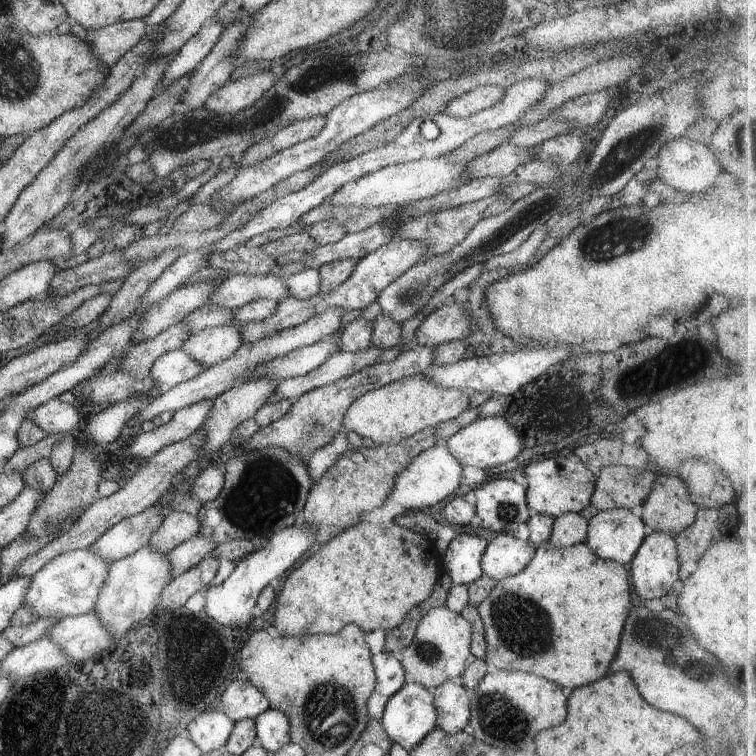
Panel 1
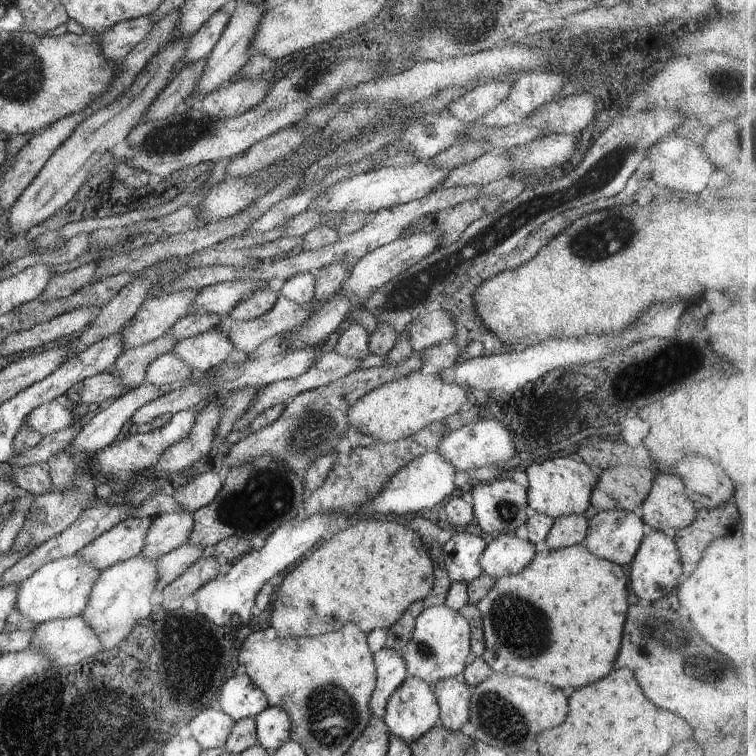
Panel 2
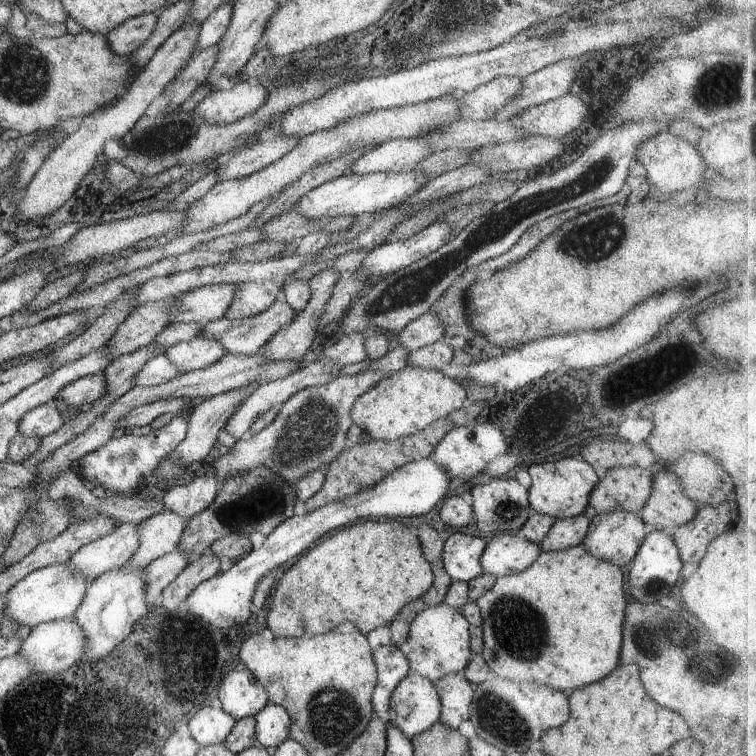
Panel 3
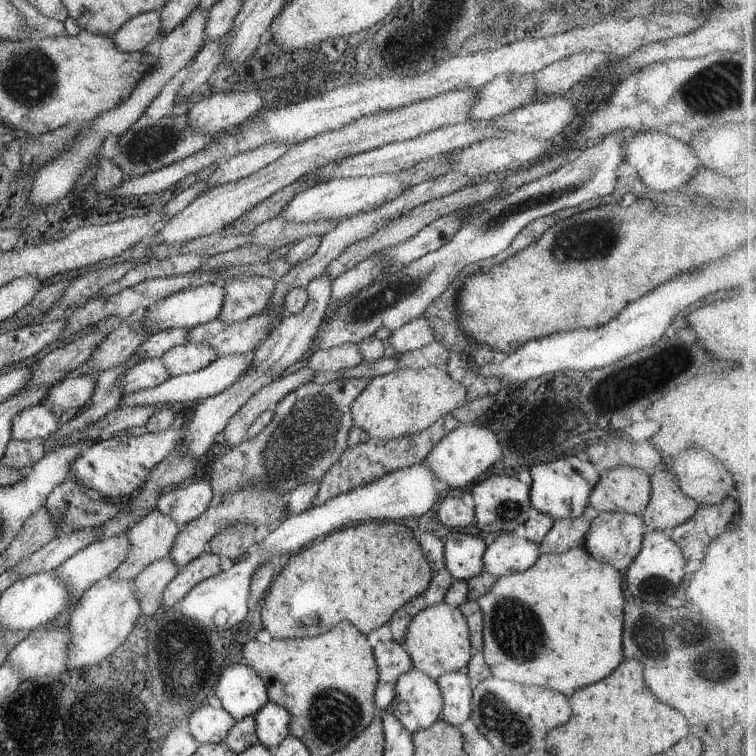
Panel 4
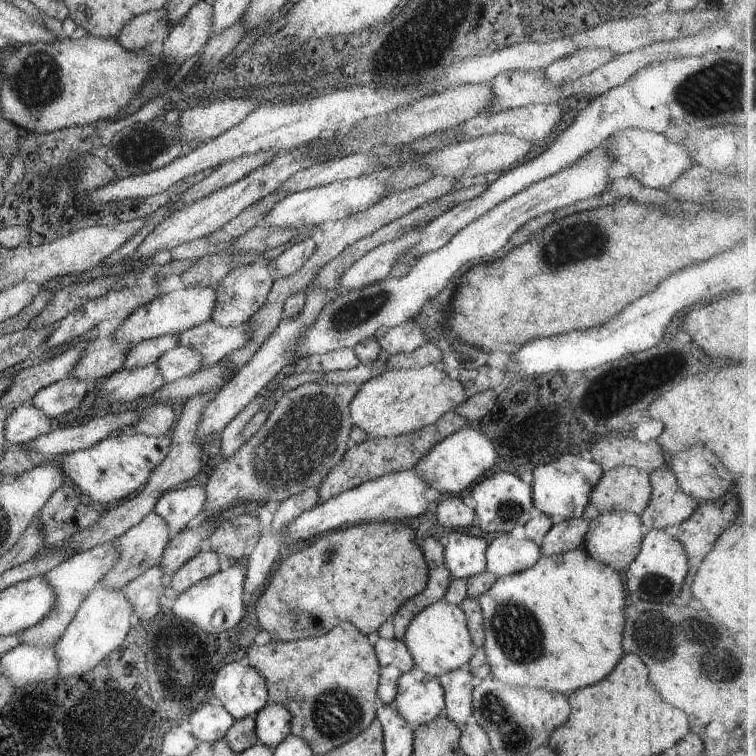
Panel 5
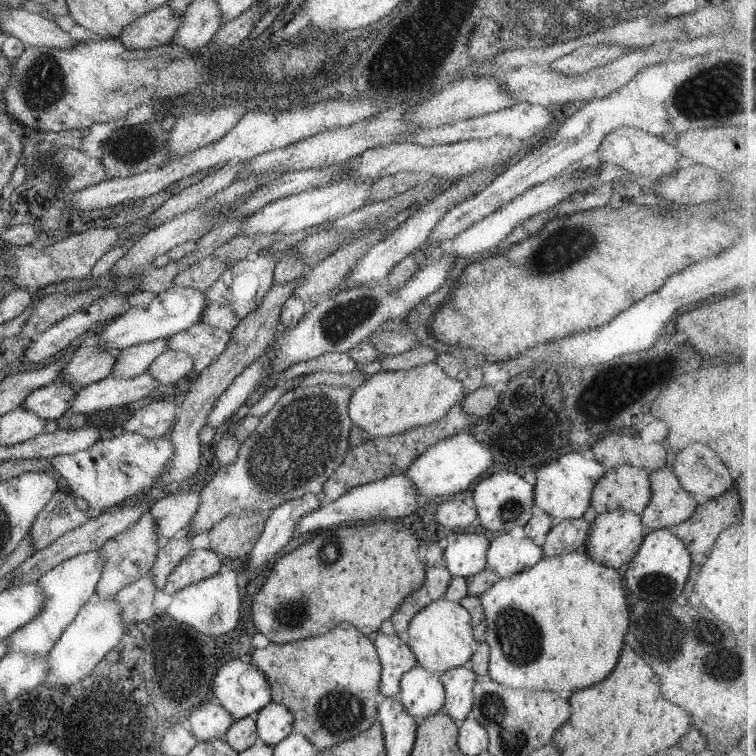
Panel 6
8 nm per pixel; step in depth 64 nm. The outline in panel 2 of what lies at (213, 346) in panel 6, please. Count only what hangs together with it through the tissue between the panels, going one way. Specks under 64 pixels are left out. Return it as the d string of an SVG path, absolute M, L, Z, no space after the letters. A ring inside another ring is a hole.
M280 296L270 313L248 321L223 318L221 324L214 329L226 333L238 351L255 356L259 346L267 339L304 325L313 314L314 304L314 301L299 304Z

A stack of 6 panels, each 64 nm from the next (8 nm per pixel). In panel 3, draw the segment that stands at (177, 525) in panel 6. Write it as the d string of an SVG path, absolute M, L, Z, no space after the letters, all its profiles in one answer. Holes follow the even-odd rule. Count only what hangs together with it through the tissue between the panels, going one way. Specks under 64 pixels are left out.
M210 476L194 477L189 483L182 484L182 486L165 488L162 504L166 511L190 520L212 504L221 488L222 482L216 476L214 478Z

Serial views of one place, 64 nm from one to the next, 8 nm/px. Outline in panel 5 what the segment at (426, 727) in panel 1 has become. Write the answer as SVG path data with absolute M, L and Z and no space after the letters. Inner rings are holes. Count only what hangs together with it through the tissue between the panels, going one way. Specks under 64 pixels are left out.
M417 667L398 678L398 695L389 705L412 730L433 722L443 714L445 693L436 677Z

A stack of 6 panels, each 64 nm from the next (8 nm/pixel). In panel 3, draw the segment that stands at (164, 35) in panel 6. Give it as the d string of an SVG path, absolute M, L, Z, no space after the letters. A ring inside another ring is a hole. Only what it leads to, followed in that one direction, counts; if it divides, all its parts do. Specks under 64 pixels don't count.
M147 13L121 23L105 36L109 50L118 56L130 55L148 40L158 20L158 14Z

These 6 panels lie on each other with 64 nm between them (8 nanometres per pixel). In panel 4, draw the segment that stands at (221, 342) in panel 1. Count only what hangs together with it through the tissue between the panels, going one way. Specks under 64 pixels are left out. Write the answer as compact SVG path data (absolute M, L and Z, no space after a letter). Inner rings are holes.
M189 341L168 350L161 357L161 362L171 377L176 377L204 369L218 358L216 349L211 345Z

